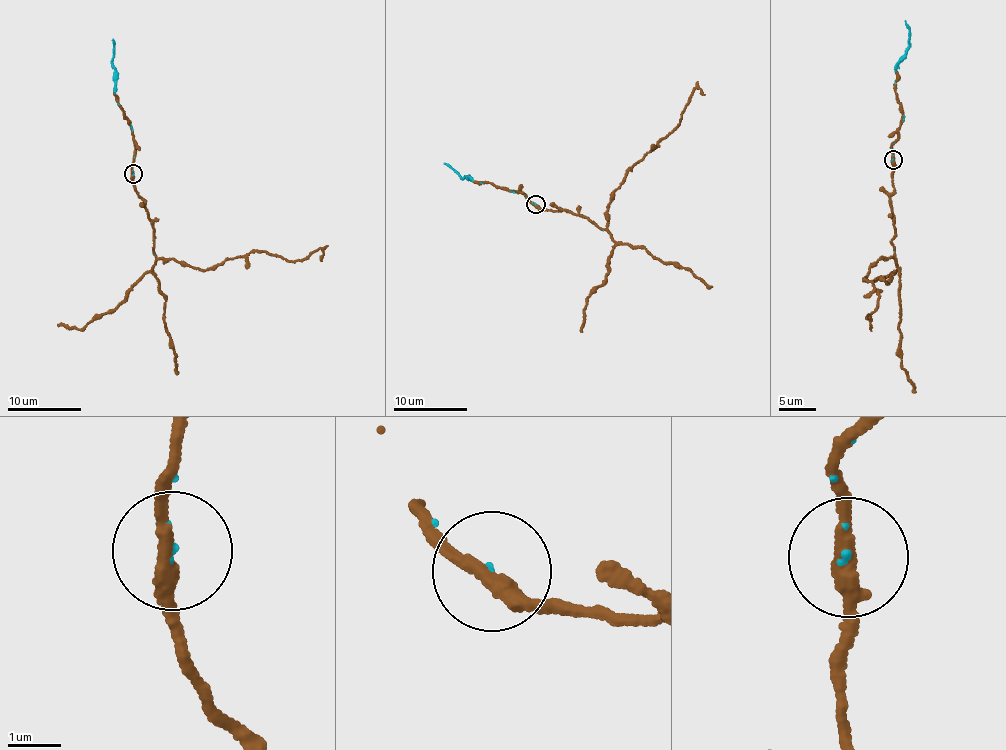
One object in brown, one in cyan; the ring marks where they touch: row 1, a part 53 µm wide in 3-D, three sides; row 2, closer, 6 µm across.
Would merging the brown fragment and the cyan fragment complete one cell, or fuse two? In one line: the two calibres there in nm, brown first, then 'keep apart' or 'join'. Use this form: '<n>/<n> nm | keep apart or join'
280/40 nm | join

